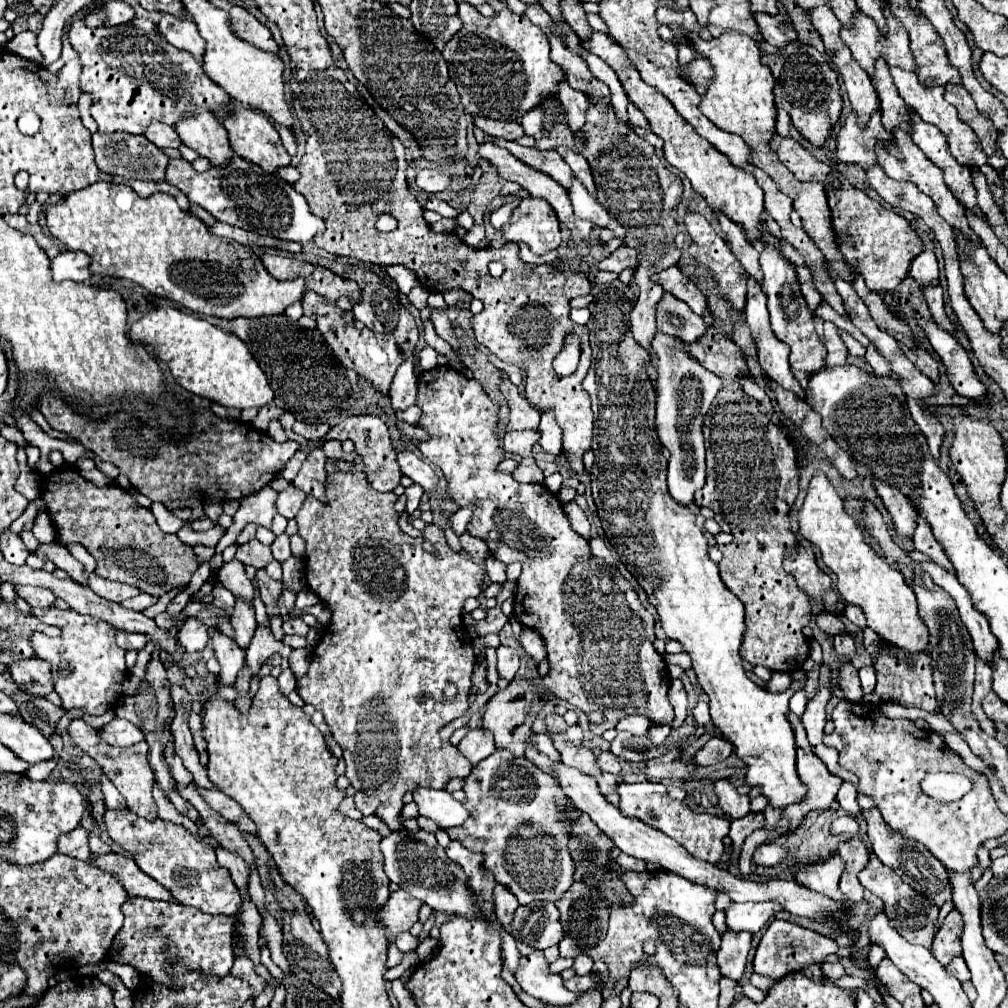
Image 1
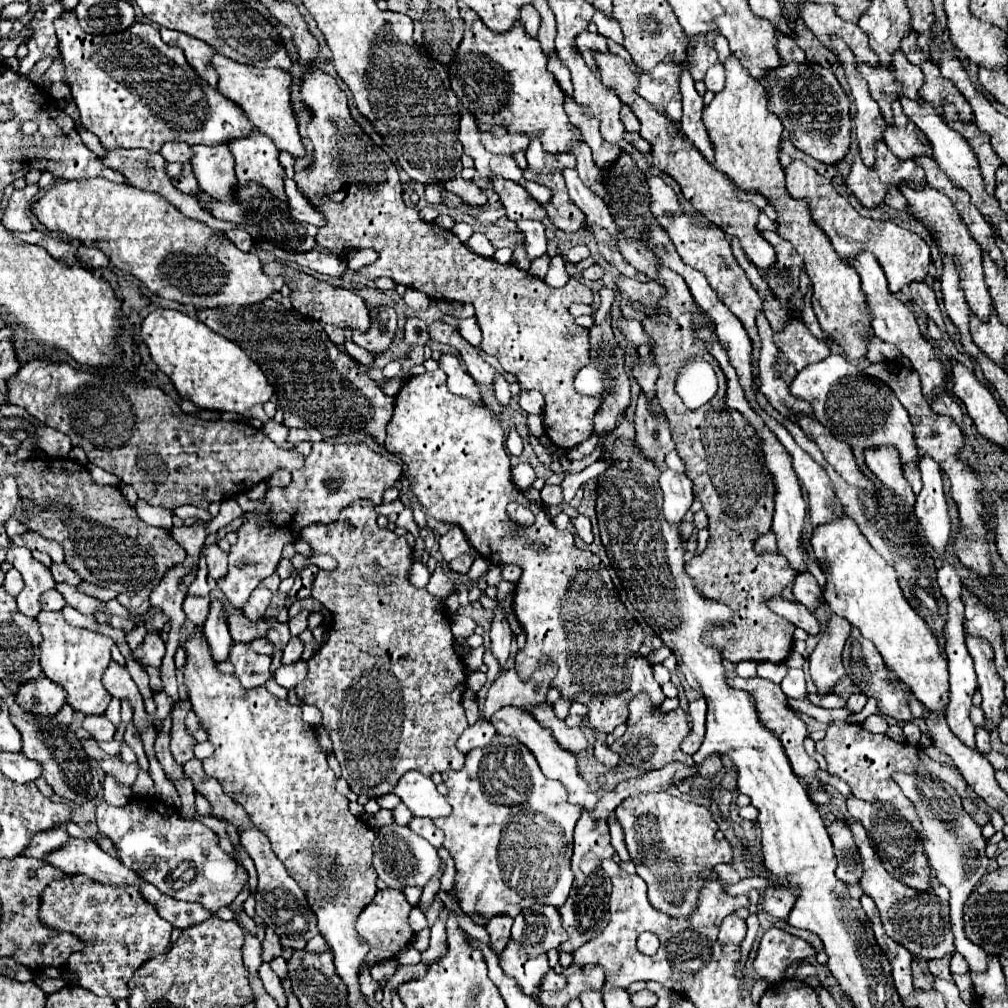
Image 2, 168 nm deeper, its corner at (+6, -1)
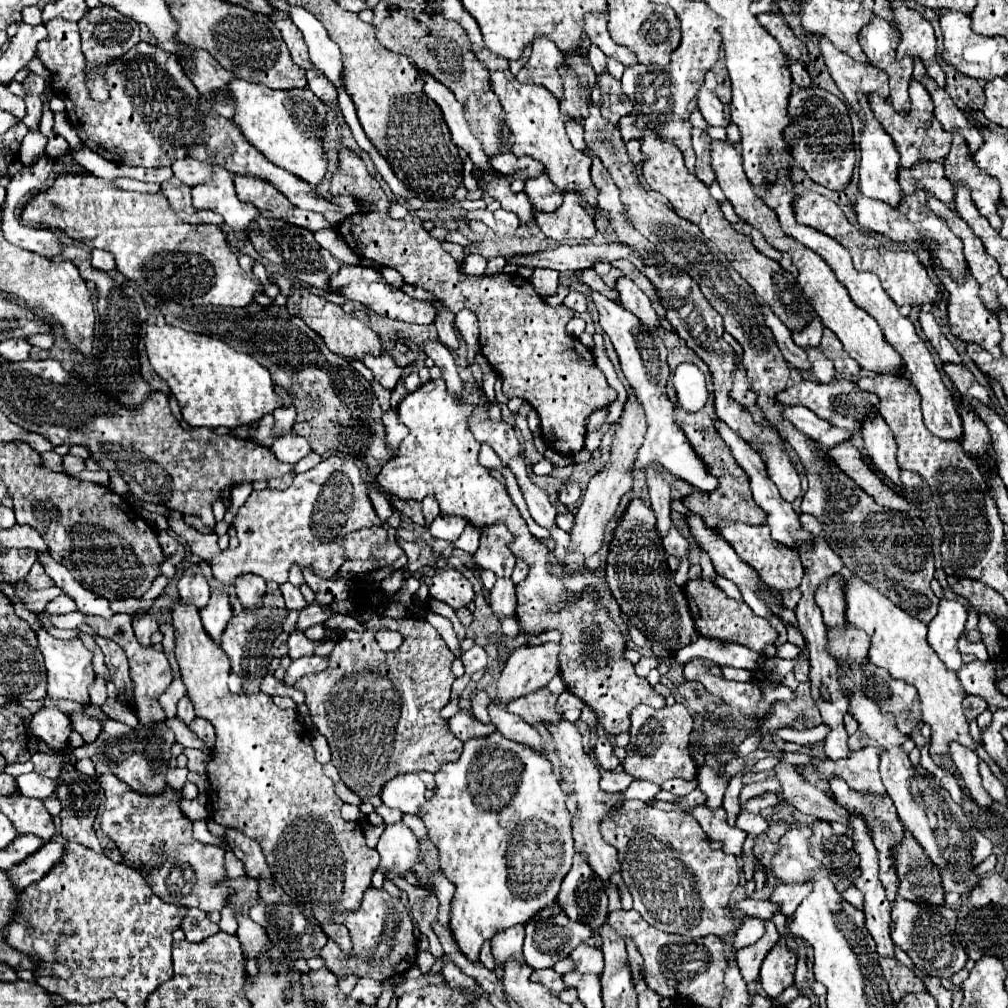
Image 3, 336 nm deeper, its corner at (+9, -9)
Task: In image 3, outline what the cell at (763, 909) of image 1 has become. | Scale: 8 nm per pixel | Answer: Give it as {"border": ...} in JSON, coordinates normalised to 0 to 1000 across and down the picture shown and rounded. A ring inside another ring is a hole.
{"border":[[[772,878],[768,880],[764,894],[768,894],[774,900],[774,906],[780,910],[786,910],[790,900],[796,896],[796,892],[806,884],[806,878]]]}

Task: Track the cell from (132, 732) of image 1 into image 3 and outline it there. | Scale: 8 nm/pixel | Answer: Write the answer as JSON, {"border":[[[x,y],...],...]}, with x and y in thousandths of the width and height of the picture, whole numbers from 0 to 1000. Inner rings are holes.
{"border":[[[71,707],[69,715],[71,715],[71,723],[77,725],[85,737],[91,737],[99,727],[99,717],[91,711],[85,711],[83,707]]]}

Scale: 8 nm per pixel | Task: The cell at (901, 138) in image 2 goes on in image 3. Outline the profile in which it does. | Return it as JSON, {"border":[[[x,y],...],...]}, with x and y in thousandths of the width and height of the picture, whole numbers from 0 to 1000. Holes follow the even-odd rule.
{"border":[[[911,160],[907,168],[895,168],[891,172],[891,182],[897,191],[905,191],[909,186],[917,188],[919,191],[931,195],[937,199],[942,207],[946,207],[946,189],[944,180],[937,174],[937,162],[925,162],[925,160]]]}

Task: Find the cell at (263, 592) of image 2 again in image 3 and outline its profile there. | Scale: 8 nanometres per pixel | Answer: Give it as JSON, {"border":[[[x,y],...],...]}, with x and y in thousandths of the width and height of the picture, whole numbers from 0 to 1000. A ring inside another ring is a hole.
{"border":[[[244,570],[238,574],[238,578],[234,578],[234,590],[240,598],[242,604],[252,604],[258,600],[262,588],[264,588],[264,576],[260,576],[258,572],[250,572]]]}

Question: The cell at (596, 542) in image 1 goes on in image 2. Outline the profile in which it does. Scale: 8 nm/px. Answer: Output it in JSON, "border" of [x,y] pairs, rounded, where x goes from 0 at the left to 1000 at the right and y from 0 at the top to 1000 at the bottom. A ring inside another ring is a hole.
{"border":[[[570,513],[570,515],[568,515],[568,521],[570,521],[570,525],[572,525],[572,531],[574,531],[581,540],[586,540],[586,537],[589,536],[589,531],[584,514]]]}

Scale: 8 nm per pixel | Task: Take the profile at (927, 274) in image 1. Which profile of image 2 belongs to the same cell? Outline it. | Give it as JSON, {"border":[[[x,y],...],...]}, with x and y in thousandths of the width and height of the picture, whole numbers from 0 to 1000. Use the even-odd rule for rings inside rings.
{"border":[[[906,281],[906,283],[902,283],[902,289],[904,289],[906,301],[910,301],[910,303],[918,309],[918,313],[920,313],[922,316],[926,316],[934,328],[939,330],[939,324],[938,324],[938,320],[936,320],[934,307],[932,307],[932,303],[930,303],[930,297],[928,297],[926,287],[924,287],[920,281]]]}

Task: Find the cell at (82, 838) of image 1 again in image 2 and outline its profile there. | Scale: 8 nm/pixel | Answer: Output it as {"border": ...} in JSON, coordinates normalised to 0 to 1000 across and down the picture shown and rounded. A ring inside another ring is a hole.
{"border":[[[55,820],[55,822],[47,822],[41,826],[35,826],[33,832],[29,834],[27,842],[23,844],[25,850],[45,850],[49,844],[59,842],[61,838],[64,838],[64,834],[68,834],[68,828],[63,820]]]}

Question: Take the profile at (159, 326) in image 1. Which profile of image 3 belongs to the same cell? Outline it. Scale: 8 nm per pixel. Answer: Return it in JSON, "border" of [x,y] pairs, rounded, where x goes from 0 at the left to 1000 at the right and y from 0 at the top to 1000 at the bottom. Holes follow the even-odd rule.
{"border":[[[147,322],[143,342],[149,362],[167,380],[177,396],[183,418],[190,424],[214,426],[222,422],[232,426],[256,418],[276,404],[268,370],[248,352],[232,348],[220,338],[198,330],[187,330],[171,322]]]}

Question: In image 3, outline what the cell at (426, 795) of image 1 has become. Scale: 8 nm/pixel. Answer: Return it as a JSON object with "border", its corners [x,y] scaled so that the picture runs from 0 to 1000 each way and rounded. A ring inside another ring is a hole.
{"border":[[[403,767],[403,769],[395,769],[389,775],[385,775],[377,791],[381,799],[385,801],[397,803],[399,807],[415,809],[419,799],[425,795],[421,787],[423,787],[423,779],[419,777],[419,773],[415,769]]]}

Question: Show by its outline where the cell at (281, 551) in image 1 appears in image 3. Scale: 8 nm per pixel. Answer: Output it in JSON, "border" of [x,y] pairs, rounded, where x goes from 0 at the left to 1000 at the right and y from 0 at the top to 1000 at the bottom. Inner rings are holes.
{"border":[[[288,576],[280,578],[278,586],[280,586],[280,592],[284,596],[284,604],[300,604],[300,602],[304,602],[304,596],[302,596],[298,584],[294,580],[290,580]]]}

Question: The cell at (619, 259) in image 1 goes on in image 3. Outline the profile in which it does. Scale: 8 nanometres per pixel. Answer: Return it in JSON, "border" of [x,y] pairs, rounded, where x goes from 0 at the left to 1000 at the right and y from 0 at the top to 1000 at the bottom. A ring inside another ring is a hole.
{"border":[[[567,287],[567,289],[562,293],[560,303],[565,305],[565,307],[569,307],[571,311],[579,311],[579,309],[581,309],[581,293],[575,291],[575,289],[571,289],[571,287]]]}

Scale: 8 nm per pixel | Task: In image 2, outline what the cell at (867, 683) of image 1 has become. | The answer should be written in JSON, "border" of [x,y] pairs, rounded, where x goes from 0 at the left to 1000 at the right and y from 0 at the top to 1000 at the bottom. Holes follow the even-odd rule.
{"border":[[[850,688],[850,689],[844,689],[844,691],[840,693],[838,703],[840,703],[842,707],[852,707],[852,705],[858,701],[858,697],[860,697],[860,691],[858,691],[856,688]]]}

